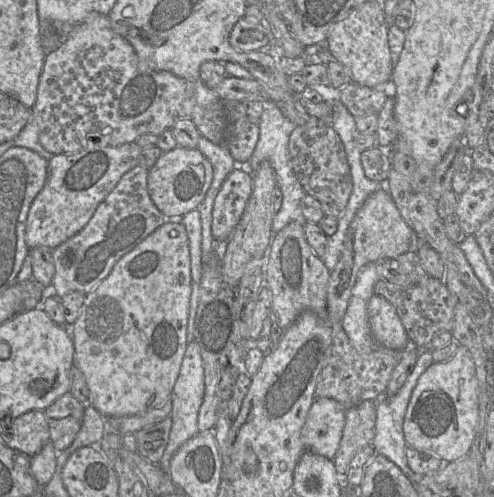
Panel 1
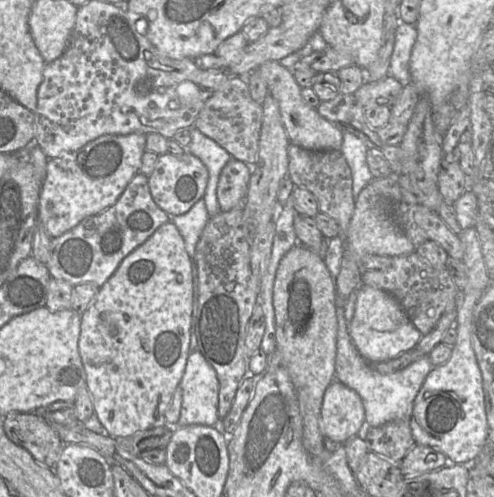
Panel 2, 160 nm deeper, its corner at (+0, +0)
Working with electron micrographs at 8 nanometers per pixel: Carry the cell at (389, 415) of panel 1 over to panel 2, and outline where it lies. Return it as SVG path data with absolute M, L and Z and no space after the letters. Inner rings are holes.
M336 295L336 317L338 319L335 380L354 390L361 398L365 410L367 427L378 427L395 420L410 420L415 398L427 375L434 366L429 355L421 356L404 369L391 374L381 374L373 364L366 361L354 346L344 317L345 299Z

